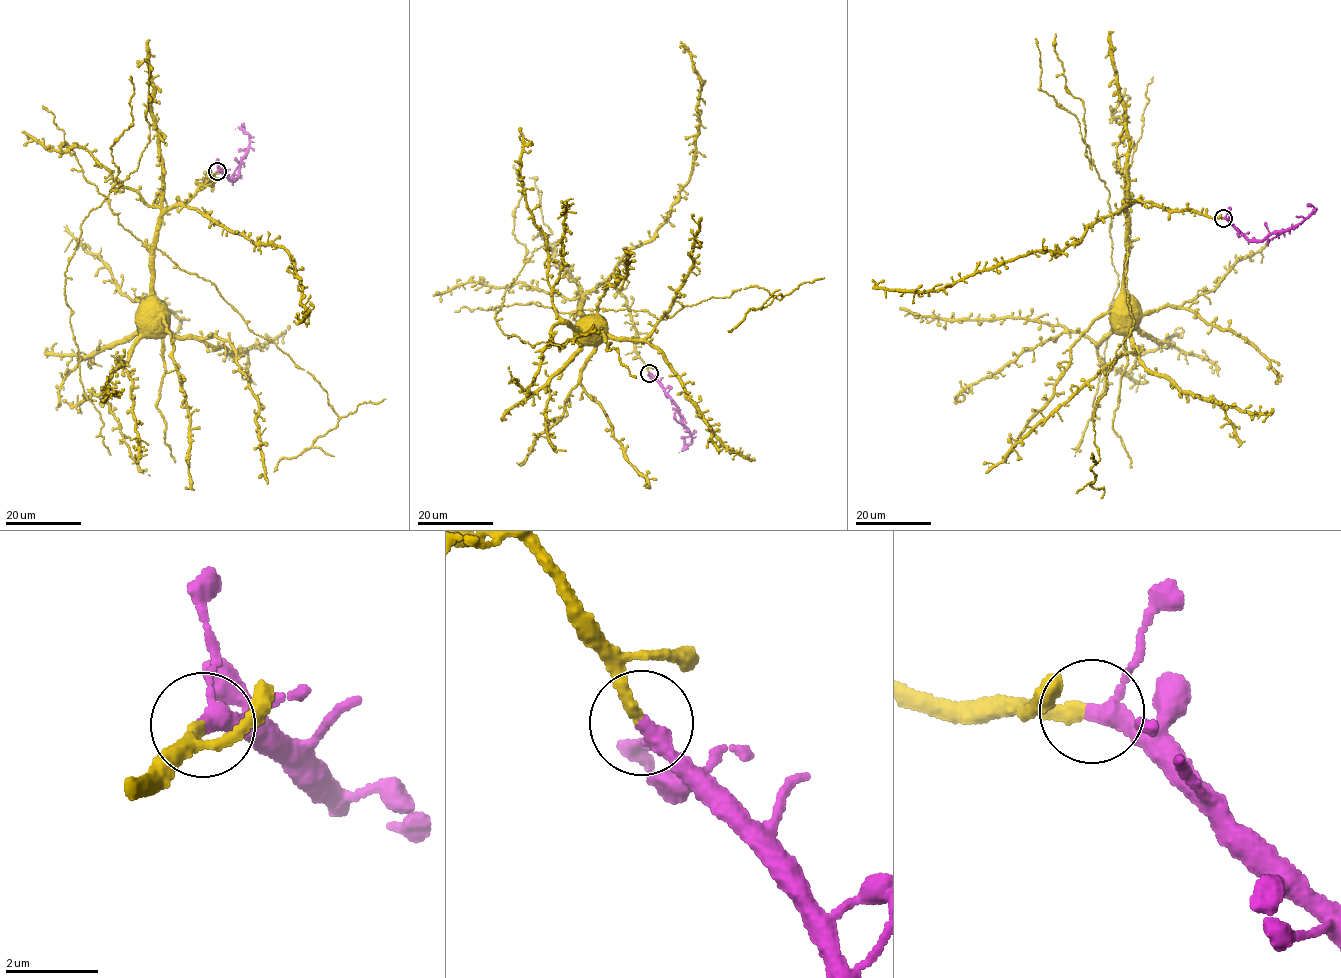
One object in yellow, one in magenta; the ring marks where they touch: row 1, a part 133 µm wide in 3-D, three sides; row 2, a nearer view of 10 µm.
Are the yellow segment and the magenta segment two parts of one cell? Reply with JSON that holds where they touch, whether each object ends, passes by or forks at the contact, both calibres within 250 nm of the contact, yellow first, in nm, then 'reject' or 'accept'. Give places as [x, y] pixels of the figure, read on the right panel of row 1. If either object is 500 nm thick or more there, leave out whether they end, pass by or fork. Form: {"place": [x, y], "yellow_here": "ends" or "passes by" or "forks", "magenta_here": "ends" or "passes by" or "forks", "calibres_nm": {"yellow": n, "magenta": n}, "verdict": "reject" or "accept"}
{"place": [1223, 218], "yellow_here": "ends", "magenta_here": "passes by", "calibres_nm": {"yellow": 280, "magenta": 320}, "verdict": "accept"}

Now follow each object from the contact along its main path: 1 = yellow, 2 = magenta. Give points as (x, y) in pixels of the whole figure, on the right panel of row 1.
1: (1223, 217), (1170, 211), (1135, 199), (1123, 205), (1127, 215), (1126, 272), (1124, 288), (1114, 307), (1118, 311)
2: (1223, 217), (1248, 239), (1261, 241), (1300, 225), (1314, 208), (1307, 204)

